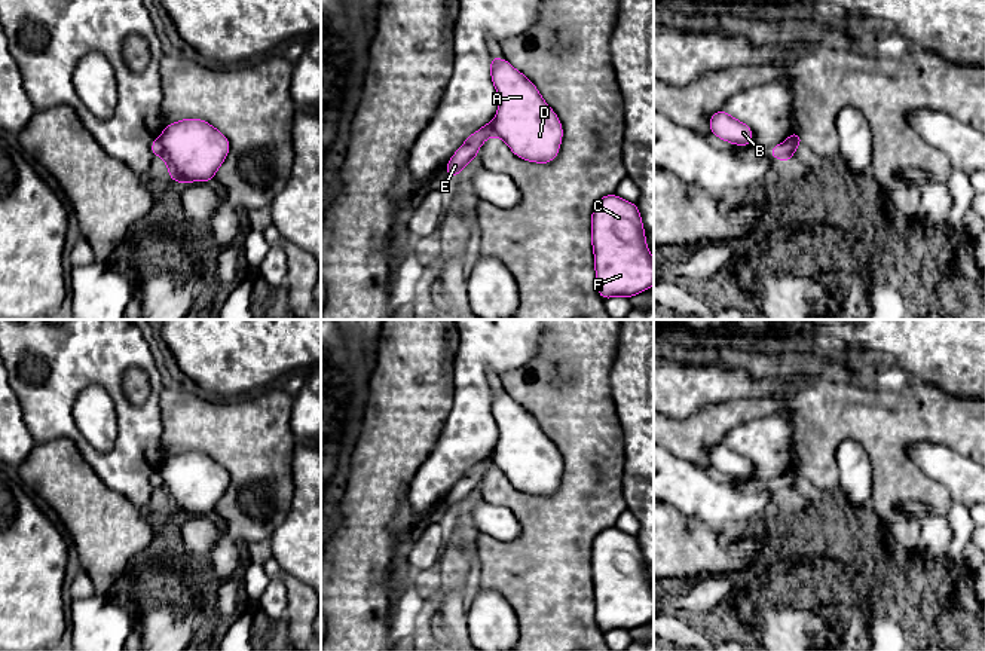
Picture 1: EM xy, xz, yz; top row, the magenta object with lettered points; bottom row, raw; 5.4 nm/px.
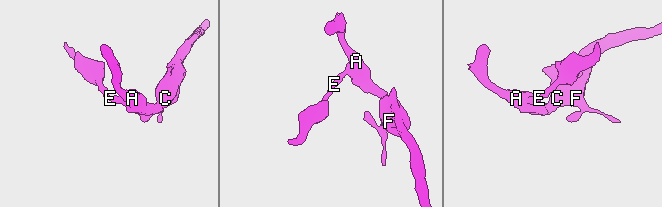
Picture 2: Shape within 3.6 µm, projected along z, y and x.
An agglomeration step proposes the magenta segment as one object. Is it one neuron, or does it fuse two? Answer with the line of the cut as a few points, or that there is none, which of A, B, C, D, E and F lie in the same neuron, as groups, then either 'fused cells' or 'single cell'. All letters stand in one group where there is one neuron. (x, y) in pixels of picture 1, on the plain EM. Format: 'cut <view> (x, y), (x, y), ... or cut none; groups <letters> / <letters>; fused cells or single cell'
cut xy (159, 470), (164, 479), (164, 489); groups A B C D F / E; fused cells

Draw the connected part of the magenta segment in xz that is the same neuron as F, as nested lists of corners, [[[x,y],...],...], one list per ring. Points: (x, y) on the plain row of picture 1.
[[[615,526],[602,529],[591,544],[596,623],[603,633],[633,630],[654,618],[639,541]]]

